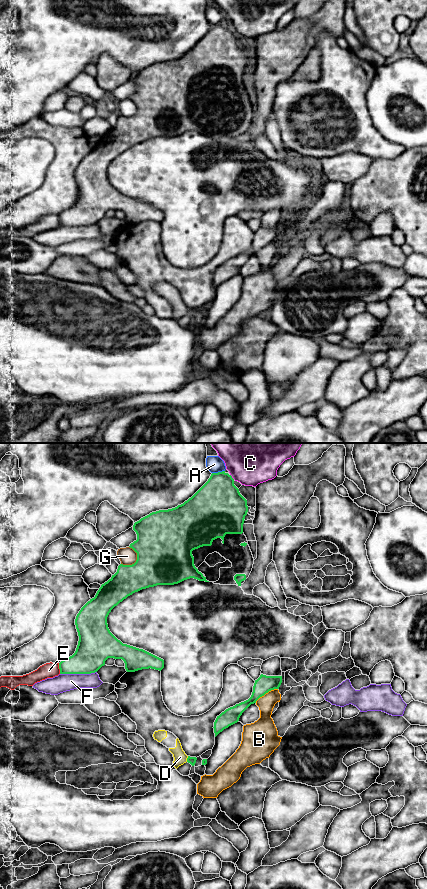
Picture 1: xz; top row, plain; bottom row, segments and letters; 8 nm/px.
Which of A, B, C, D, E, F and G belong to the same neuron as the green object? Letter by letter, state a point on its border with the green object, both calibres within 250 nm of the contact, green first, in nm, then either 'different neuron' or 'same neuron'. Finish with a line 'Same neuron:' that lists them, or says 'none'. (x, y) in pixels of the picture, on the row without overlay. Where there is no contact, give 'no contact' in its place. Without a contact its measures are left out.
A: xz (218, 24) | 380/140 nm | different neuron
B: xz (266, 244) | 140/140 nm | different neuron
C: xz (231, 29) | 400/300 nm | different neuron
D: xz (187, 311) | 60/100 nm | same neuron
E: xz (59, 220) | 240/130 nm | different neuron
F: xz (78, 225) | 280/140 nm | different neuron
G: xz (136, 112) | 460/140 nm | different neuron
Same neuron: D

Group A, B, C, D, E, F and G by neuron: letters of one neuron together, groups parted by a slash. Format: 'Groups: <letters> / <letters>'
Groups: A / B / C / D / E / F / G

